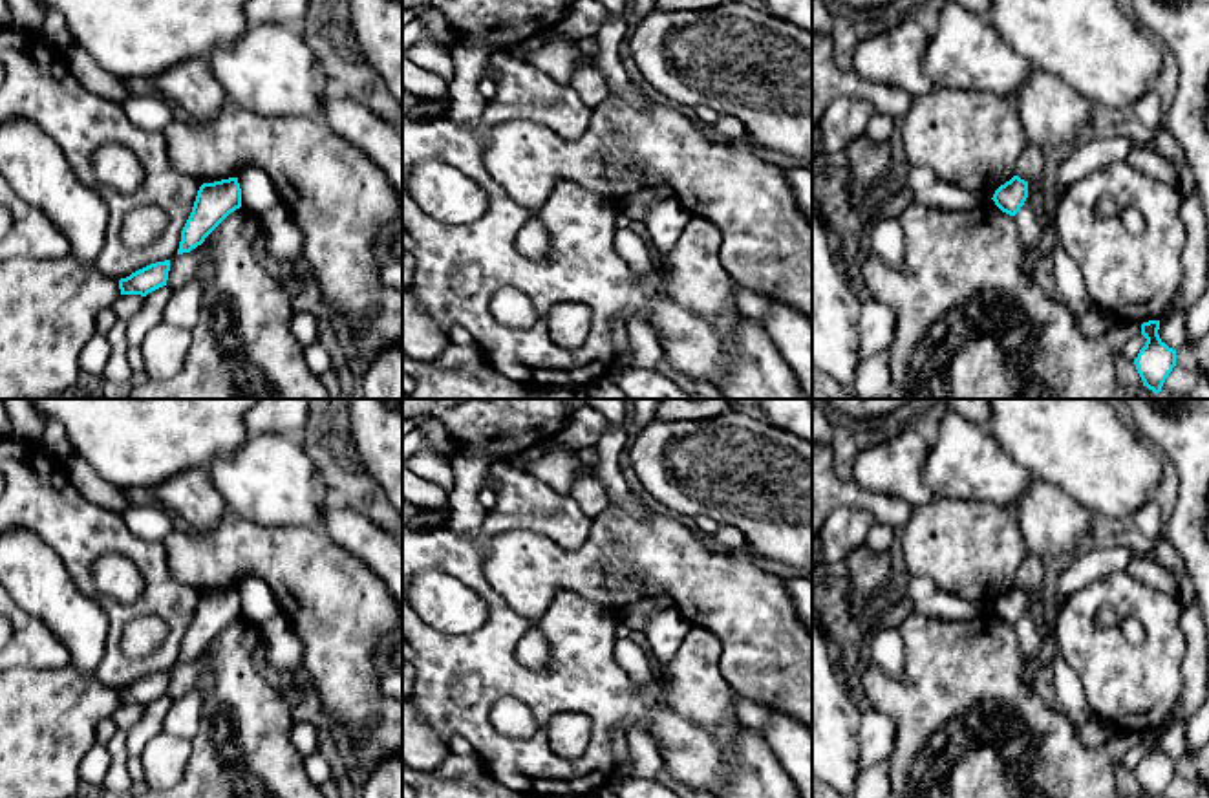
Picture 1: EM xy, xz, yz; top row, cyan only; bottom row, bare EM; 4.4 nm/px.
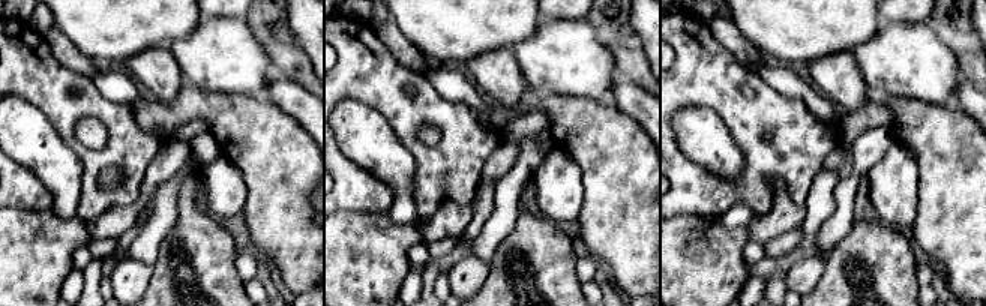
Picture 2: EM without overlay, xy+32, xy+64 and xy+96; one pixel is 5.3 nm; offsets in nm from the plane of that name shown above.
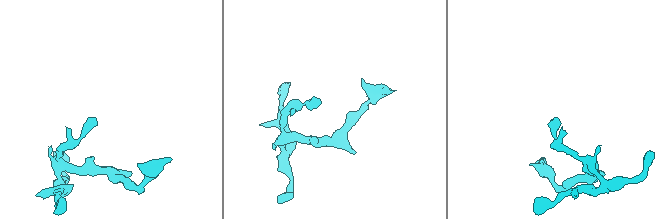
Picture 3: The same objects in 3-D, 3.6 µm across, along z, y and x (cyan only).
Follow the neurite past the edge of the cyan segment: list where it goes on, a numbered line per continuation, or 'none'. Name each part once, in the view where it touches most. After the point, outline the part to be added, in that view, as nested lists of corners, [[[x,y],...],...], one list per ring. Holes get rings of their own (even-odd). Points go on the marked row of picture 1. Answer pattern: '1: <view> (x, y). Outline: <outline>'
none

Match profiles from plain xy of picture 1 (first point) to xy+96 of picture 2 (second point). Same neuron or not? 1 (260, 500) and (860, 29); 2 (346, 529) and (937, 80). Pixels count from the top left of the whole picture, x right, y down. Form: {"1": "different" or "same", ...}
{"1": "different", "2": "different"}

